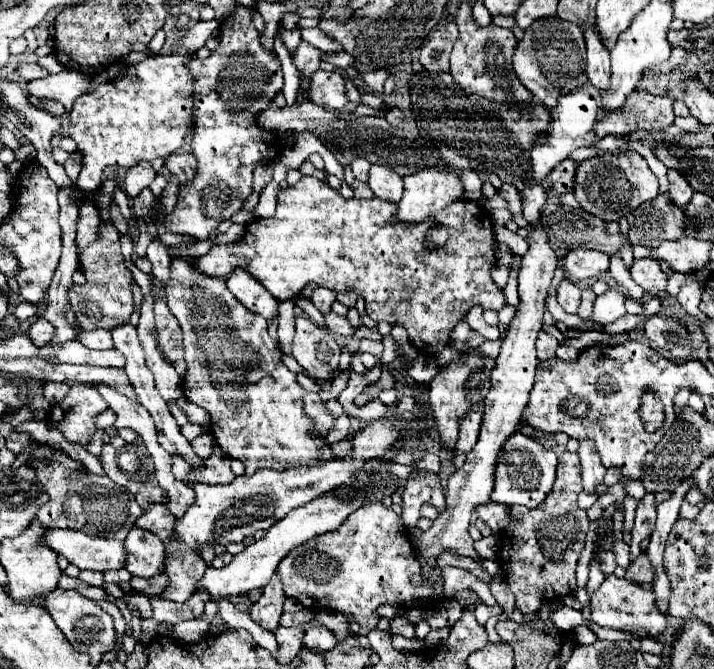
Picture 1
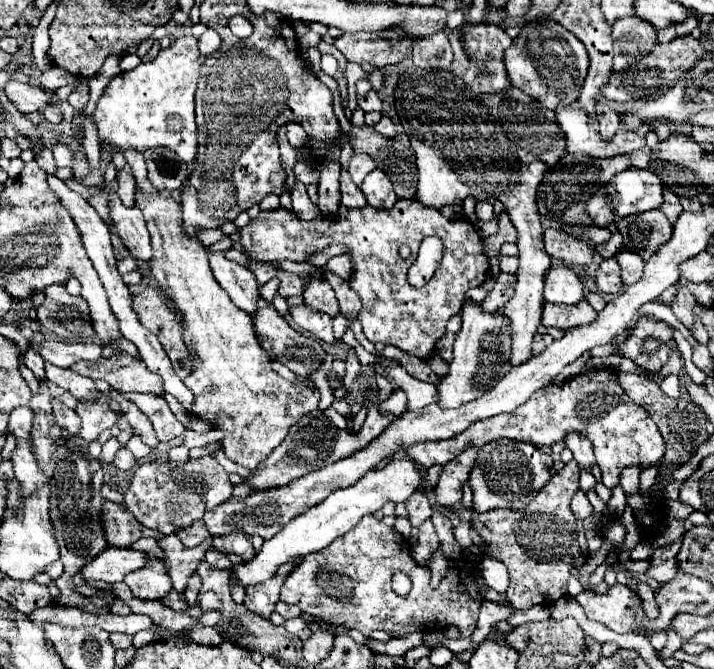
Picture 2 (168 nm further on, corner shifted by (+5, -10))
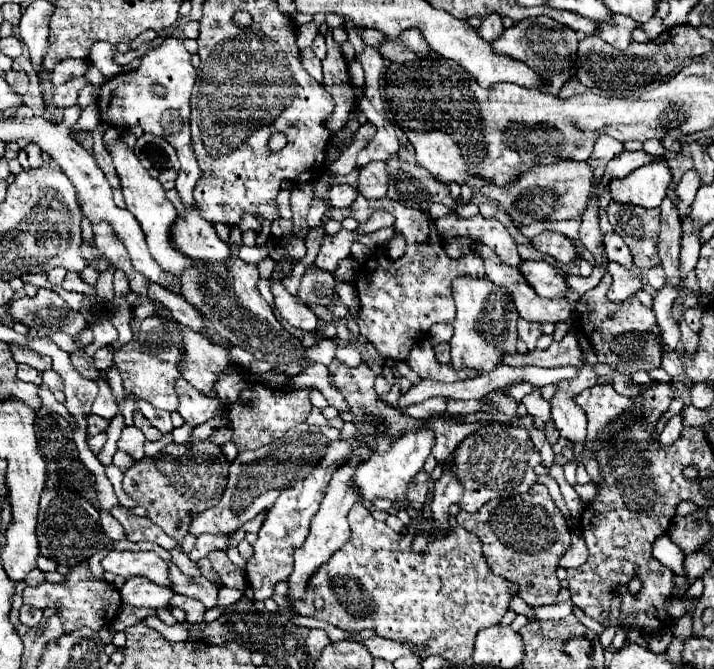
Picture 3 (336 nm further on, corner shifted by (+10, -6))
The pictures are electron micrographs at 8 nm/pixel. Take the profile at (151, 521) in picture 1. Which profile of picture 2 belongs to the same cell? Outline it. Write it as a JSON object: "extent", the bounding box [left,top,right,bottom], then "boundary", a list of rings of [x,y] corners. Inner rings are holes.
{"extent":[159,536,213,592],"boundary":[[[163,536],[159,544],[169,562],[169,576],[173,580],[173,588],[177,592],[183,592],[187,586],[187,580],[197,570],[199,562],[205,560],[205,552],[211,550],[213,538],[209,536],[207,542],[203,542],[201,546],[193,546],[193,548],[183,546],[183,542],[179,542],[177,536]]]}

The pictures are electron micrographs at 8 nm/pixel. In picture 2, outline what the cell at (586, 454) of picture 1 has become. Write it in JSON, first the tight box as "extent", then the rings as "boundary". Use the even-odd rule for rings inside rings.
{"extent":[565,434,595,470],"boundary":[[[567,434],[565,446],[573,452],[573,458],[577,460],[579,468],[591,470],[591,466],[595,464],[595,456],[593,456],[593,444],[589,442],[589,438],[585,438],[583,434]]]}

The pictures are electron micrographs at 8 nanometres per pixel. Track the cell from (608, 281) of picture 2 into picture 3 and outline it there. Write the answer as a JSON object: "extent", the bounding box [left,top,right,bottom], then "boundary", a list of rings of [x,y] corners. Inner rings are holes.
{"extent":[608,262,642,302],"boundary":[[[610,262],[610,276],[612,276],[612,286],[608,290],[608,298],[612,302],[622,302],[628,300],[636,290],[642,288],[636,272],[626,270],[624,266]]]}

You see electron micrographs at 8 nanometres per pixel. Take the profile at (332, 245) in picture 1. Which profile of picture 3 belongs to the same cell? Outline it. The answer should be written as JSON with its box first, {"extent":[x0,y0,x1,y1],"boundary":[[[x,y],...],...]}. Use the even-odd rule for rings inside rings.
{"extent":[350,196,484,360],"boundary":[[[358,196],[354,200],[354,204],[350,206],[350,210],[352,210],[352,218],[358,224],[364,224],[374,214],[374,210],[388,210],[396,218],[396,222],[392,226],[394,236],[400,234],[406,240],[406,254],[402,258],[392,260],[390,256],[386,256],[386,252],[380,250],[368,260],[368,264],[364,266],[364,272],[360,272],[360,276],[356,280],[356,290],[358,290],[358,298],[360,298],[358,326],[361,336],[364,336],[368,342],[372,342],[380,354],[392,356],[398,360],[406,360],[410,350],[428,334],[432,324],[436,324],[436,322],[452,324],[454,322],[456,310],[454,310],[454,300],[452,300],[452,280],[460,278],[460,276],[482,278],[484,276],[484,260],[476,252],[468,252],[460,260],[448,258],[442,238],[436,230],[434,218],[430,216],[428,210],[416,210],[416,208],[402,206],[400,202],[396,202],[388,196],[380,198],[380,200],[368,200],[364,196]]]}

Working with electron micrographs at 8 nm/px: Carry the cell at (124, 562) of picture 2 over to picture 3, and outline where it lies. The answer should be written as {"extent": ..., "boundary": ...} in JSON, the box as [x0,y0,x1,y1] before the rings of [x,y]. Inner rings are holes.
{"extent":[100,550,170,586],"boundary":[[[112,550],[100,562],[102,568],[114,576],[146,576],[156,584],[170,586],[168,580],[168,562],[164,562],[154,552],[118,552]]]}

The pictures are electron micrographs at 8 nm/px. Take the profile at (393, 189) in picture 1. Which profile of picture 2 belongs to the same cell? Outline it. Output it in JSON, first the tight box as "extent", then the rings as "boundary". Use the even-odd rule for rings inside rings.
{"extent":[361,170,397,208],"boundary":[[[373,170],[371,174],[367,174],[367,178],[361,184],[361,190],[373,208],[391,208],[397,202],[393,184],[383,170]]]}

